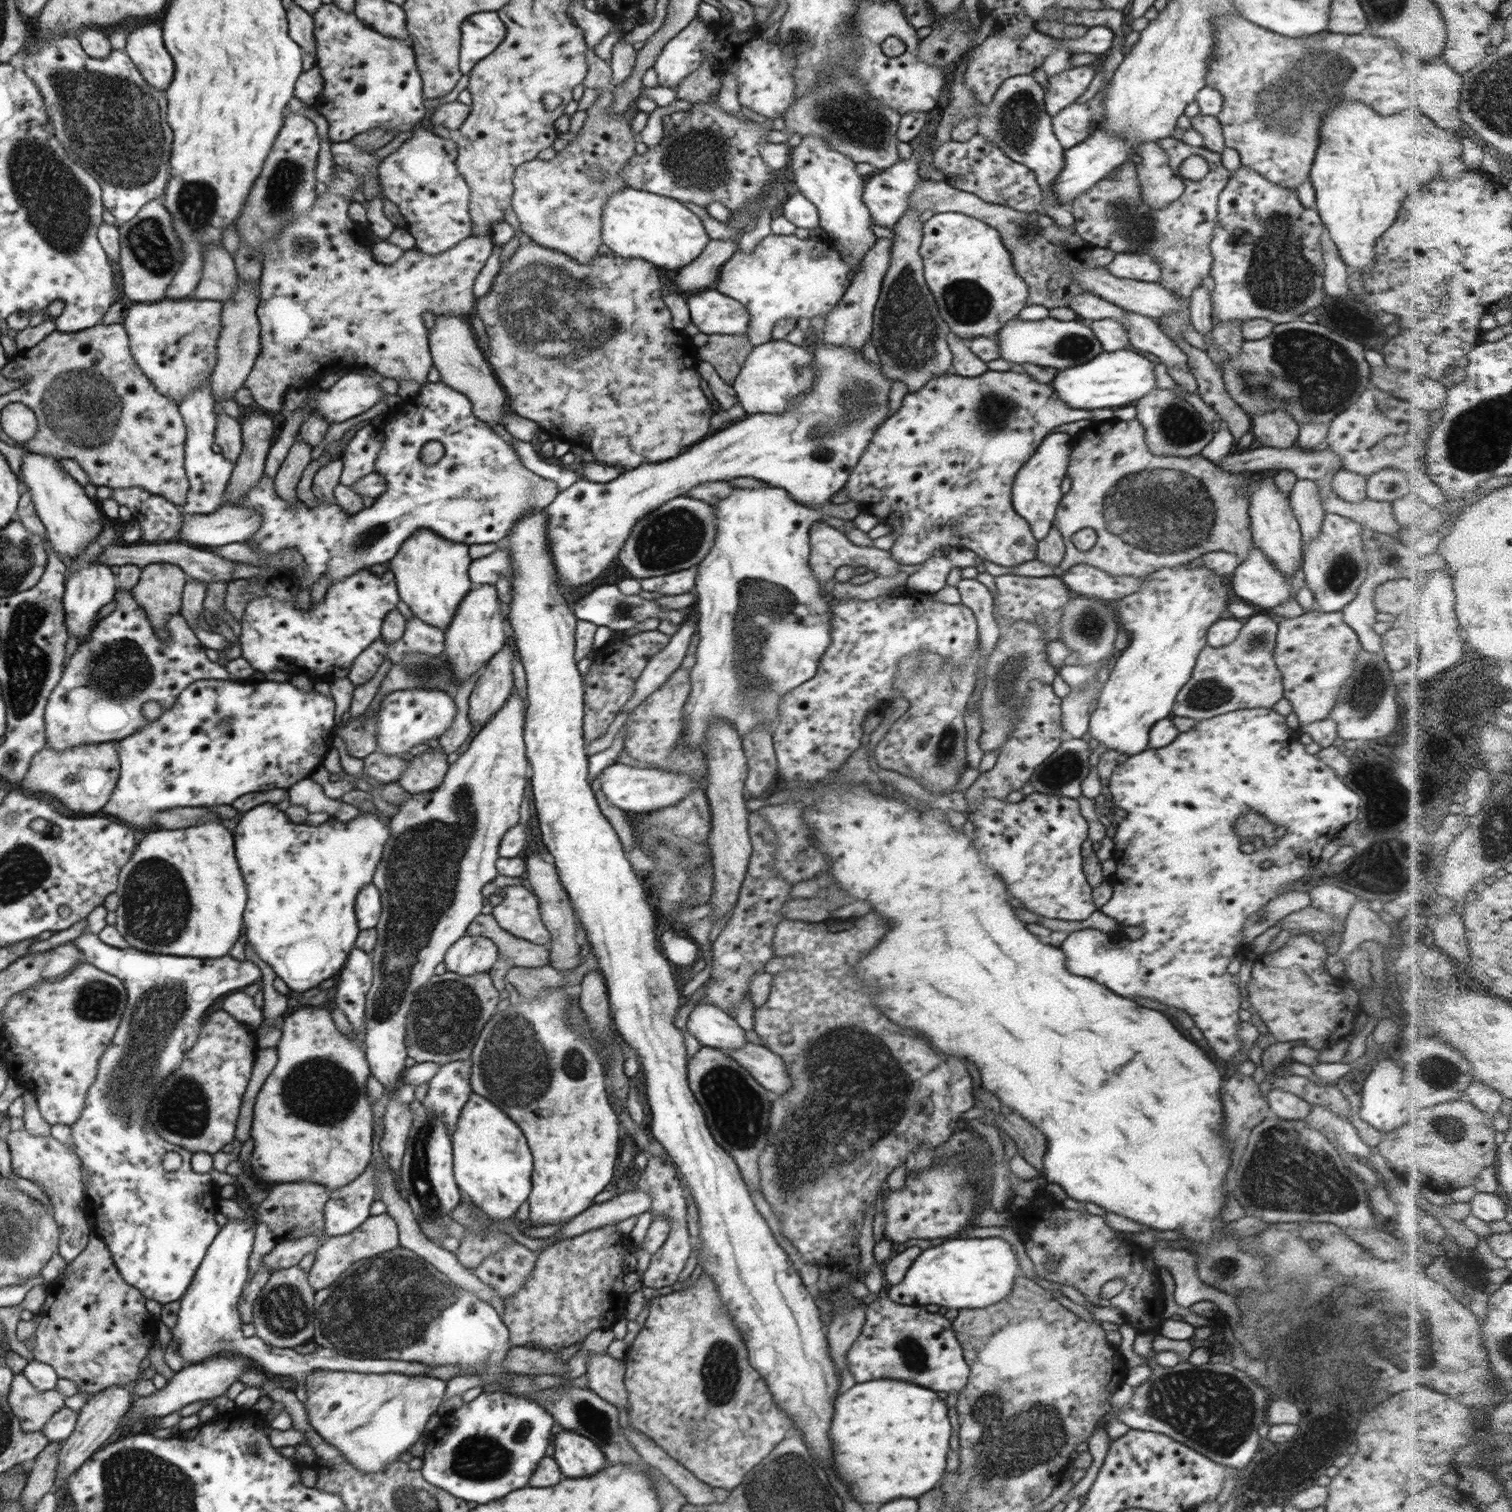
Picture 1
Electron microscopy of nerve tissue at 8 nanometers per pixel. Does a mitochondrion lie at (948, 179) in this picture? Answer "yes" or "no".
no

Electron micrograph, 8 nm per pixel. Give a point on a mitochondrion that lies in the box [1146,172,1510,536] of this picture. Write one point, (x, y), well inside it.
(1321, 376)

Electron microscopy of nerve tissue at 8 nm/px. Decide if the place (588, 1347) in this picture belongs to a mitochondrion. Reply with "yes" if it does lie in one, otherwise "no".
no

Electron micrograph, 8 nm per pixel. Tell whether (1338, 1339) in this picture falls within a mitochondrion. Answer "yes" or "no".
yes

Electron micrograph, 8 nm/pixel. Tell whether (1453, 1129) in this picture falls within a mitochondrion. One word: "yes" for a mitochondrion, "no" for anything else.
yes

